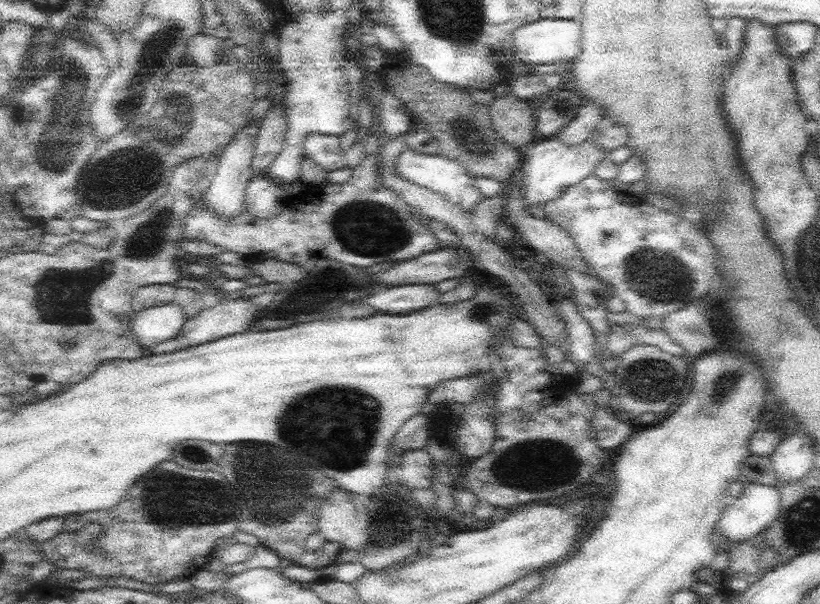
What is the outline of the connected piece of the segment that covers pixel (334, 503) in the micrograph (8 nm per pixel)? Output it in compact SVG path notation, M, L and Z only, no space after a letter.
M337 488L322 503L318 526L326 541L340 542L344 550L362 551L370 540L367 503L356 494Z

